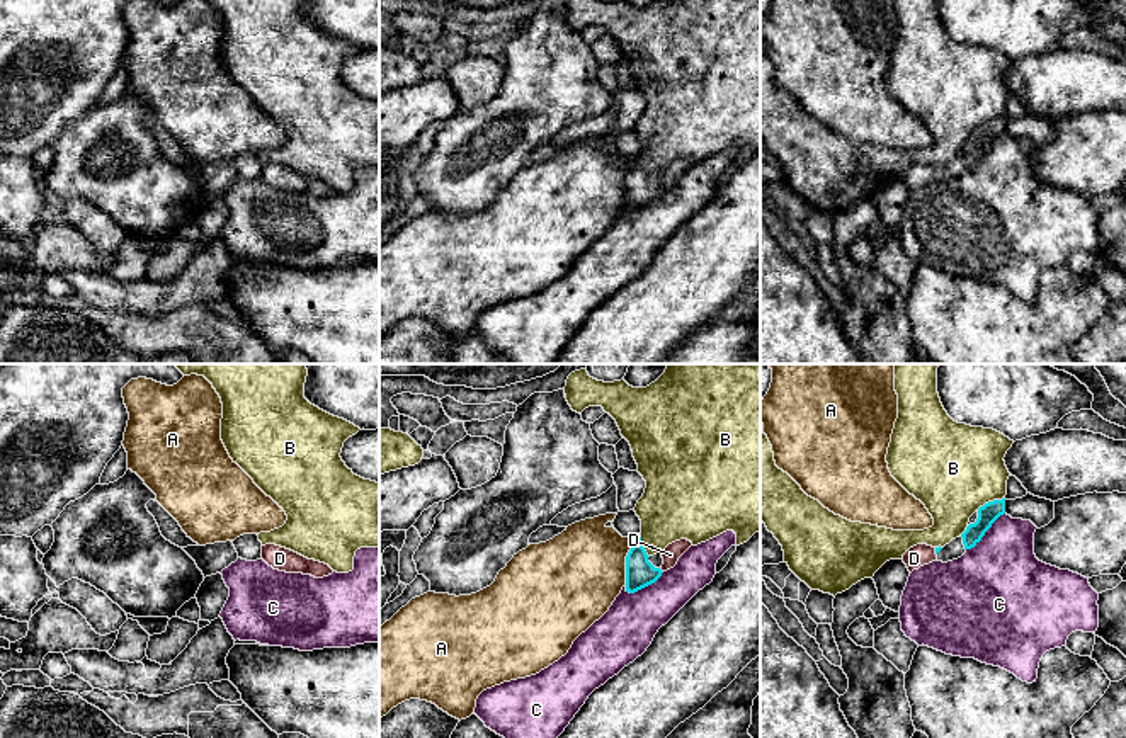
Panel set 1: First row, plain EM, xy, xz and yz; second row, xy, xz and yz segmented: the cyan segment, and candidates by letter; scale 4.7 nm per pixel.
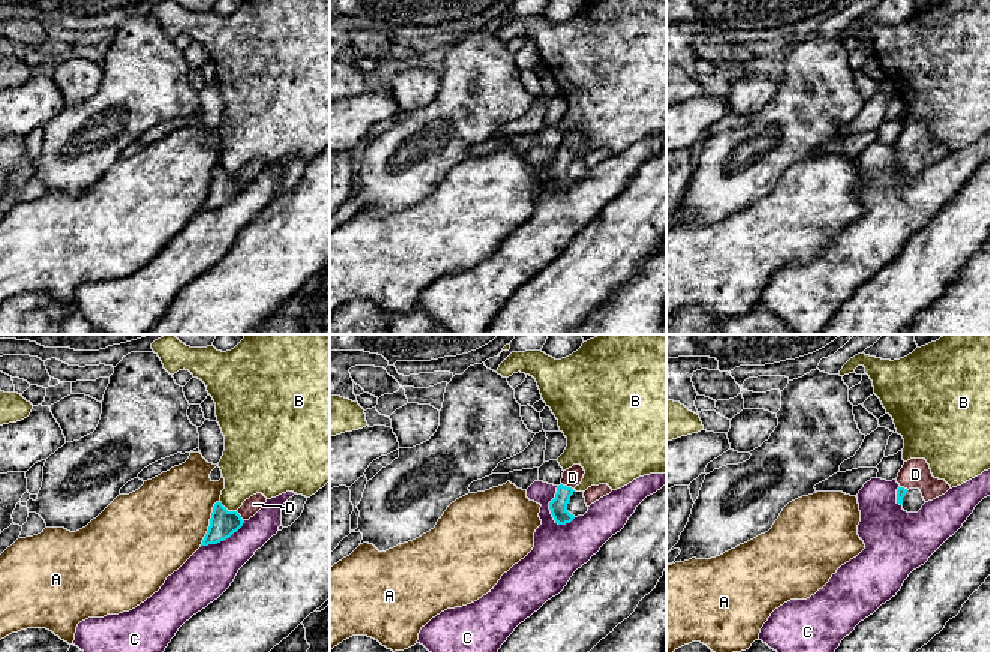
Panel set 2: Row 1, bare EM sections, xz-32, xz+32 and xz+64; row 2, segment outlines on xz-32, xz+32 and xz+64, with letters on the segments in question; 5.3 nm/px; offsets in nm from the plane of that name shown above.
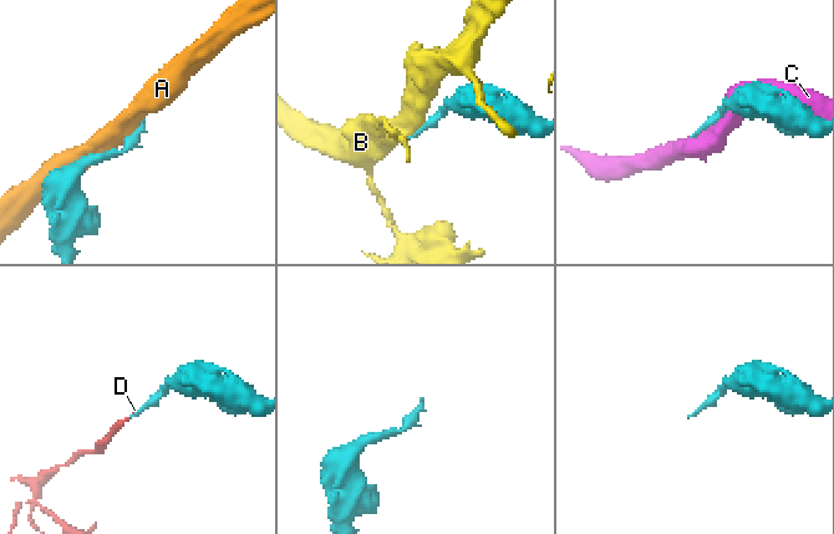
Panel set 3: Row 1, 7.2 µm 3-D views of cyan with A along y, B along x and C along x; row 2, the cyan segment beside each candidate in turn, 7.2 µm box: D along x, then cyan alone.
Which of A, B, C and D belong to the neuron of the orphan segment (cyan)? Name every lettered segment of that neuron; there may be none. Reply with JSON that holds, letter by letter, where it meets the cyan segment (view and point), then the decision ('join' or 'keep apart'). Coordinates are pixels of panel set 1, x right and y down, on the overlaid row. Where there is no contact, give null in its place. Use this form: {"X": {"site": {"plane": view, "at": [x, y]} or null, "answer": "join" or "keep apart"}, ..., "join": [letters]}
{"A": {"site": {"plane": "xz", "at": [626, 562]}, "answer": "keep apart"}, "B": {"site": {"plane": "yz", "at": [990, 502]}, "answer": "keep apart"}, "C": {"site": {"plane": "xz", "at": [643, 587]}, "answer": "keep apart"}, "D": {"site": {"plane": "yz", "at": [936, 551]}, "answer": "join"}, "join": ["D"]}

